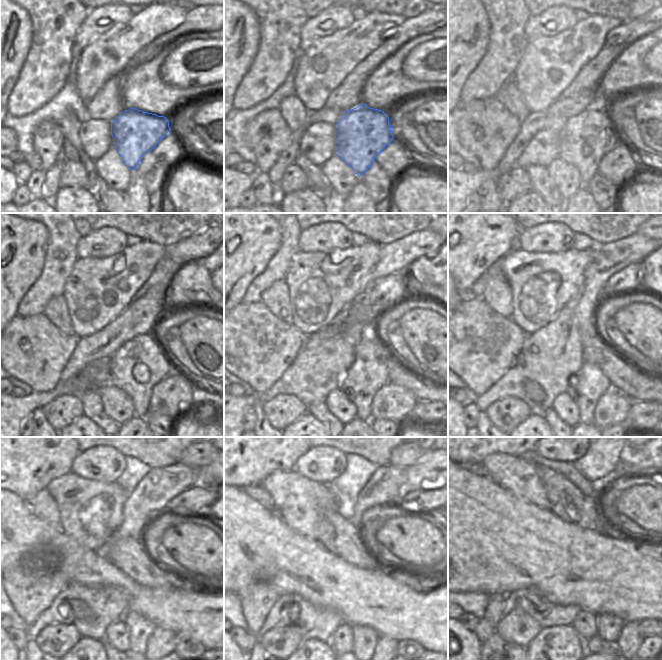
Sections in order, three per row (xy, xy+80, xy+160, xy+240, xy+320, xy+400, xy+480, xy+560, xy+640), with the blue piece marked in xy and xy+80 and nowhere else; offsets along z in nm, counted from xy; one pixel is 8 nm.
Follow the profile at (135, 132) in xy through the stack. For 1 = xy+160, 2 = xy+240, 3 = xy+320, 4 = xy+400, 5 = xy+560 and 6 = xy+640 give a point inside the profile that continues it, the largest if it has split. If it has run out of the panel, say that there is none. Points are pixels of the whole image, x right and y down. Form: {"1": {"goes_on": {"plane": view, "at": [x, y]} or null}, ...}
{"1": {"goes_on": {"plane": "xy+160", "at": [585, 138]}}, "2": {"goes_on": {"plane": "xy+240", "at": [136, 367]}}, "3": {"goes_on": {"plane": "xy+320", "at": [368, 373]}}, "4": {"goes_on": {"plane": "xy+400", "at": [586, 387]}}, "5": {"goes_on": {"plane": "xy+560", "at": [365, 638]}}, "6": {"goes_on": {"plane": "xy+640", "at": [609, 627]}}}

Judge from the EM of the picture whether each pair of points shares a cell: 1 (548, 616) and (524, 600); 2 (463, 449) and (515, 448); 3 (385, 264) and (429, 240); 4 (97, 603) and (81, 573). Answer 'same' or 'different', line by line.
1: same
2: same
3: same
4: different

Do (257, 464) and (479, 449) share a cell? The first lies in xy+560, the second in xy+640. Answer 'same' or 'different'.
same

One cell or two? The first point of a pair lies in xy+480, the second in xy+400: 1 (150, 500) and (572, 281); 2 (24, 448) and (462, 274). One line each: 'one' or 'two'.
1: two
2: one

